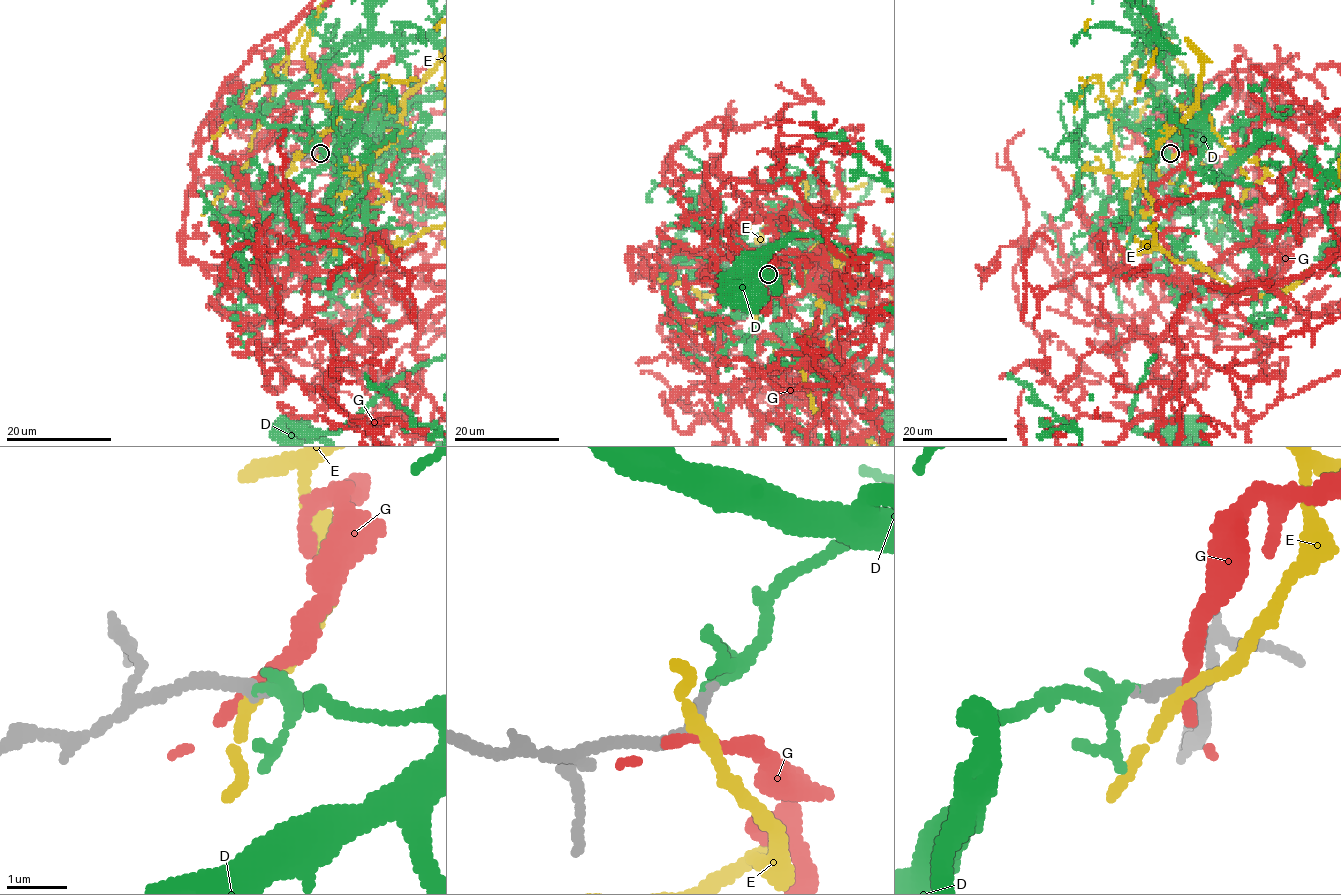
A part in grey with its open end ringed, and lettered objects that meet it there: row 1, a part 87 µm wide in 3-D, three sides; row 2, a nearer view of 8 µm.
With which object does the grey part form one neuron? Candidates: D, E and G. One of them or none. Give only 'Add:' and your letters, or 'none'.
Add: D

